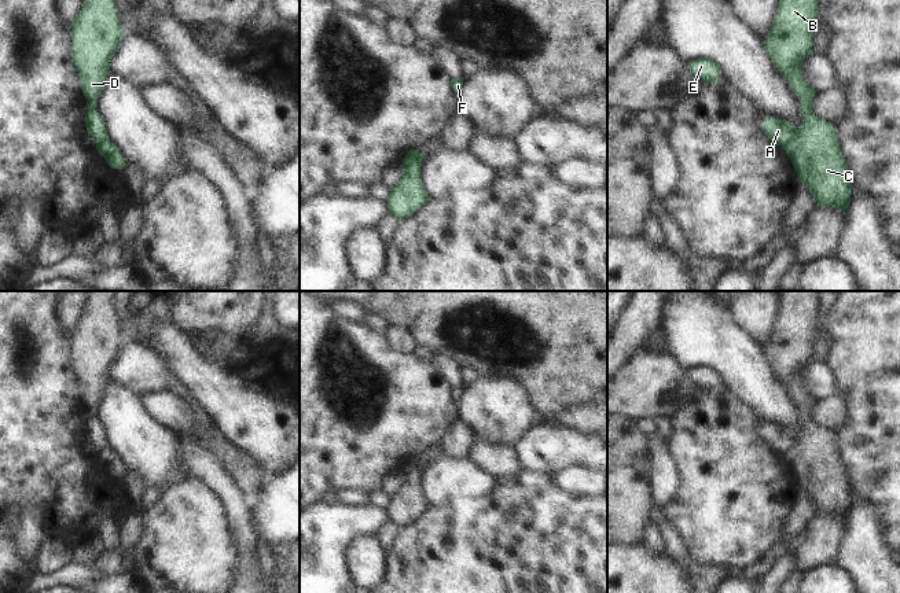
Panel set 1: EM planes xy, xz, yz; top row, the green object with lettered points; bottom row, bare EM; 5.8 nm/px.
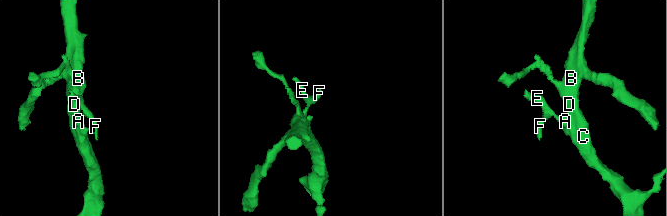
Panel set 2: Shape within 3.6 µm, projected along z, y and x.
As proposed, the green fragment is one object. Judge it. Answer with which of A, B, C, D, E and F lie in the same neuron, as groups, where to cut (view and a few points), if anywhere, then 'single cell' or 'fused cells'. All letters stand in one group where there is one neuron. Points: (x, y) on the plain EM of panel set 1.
A E F / B C D; cut in xz along (421, 461), (415, 470), (403, 475); fused cells

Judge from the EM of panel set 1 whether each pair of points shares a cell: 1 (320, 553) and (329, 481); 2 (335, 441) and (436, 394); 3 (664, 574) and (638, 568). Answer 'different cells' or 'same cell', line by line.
1: different cells
2: same cell
3: same cell

